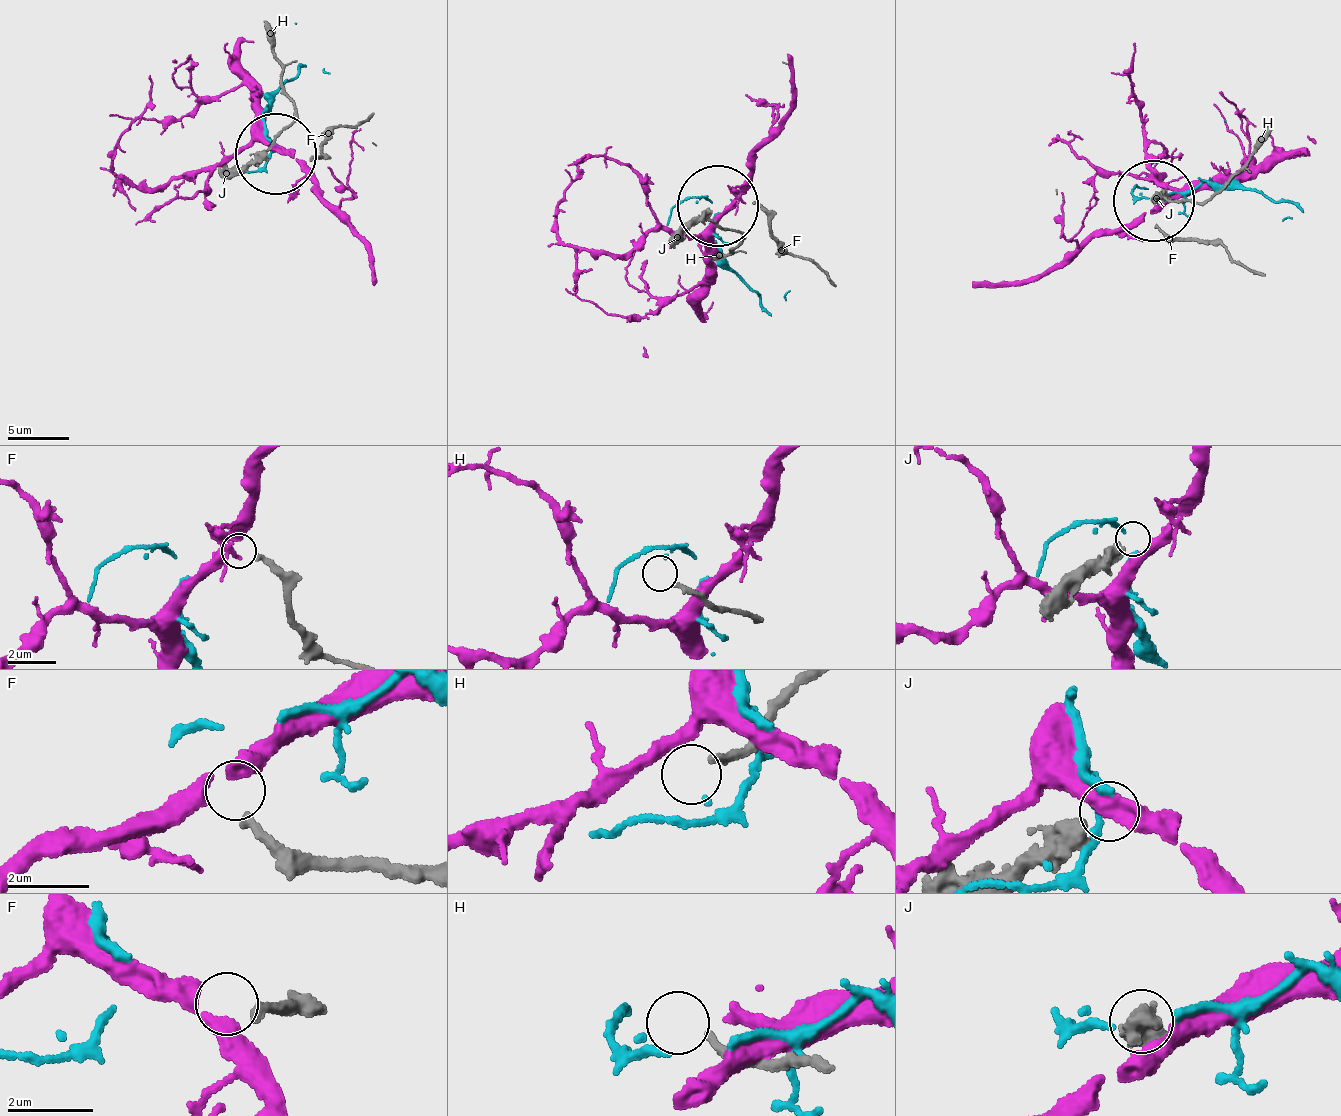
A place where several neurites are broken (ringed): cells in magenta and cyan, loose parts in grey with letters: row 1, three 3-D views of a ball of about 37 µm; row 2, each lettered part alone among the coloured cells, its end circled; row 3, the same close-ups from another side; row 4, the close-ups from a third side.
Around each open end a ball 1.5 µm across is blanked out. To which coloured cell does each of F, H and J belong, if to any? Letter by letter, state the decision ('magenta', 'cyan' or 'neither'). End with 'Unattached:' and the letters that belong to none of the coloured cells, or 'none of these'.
F: magenta
H: neither
J: neither
Unattached: H, J

